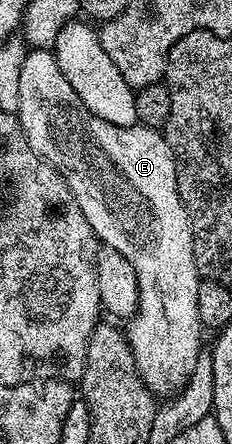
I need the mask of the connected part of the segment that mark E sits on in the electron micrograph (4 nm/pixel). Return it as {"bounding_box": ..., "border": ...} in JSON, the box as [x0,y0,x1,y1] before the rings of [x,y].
{"bounding_box":[17,48,201,400],"border":[[[31,48],[27,50],[27,58],[24,60],[23,67],[21,68],[21,96],[19,97],[19,112],[17,117],[27,132],[27,139],[33,148],[33,152],[37,152],[37,156],[41,156],[46,162],[50,162],[51,165],[62,174],[64,180],[67,181],[67,187],[73,192],[73,196],[77,200],[77,204],[81,208],[85,220],[91,225],[92,235],[94,235],[96,239],[99,237],[100,240],[103,241],[102,245],[106,247],[106,249],[113,250],[120,258],[129,260],[129,264],[135,273],[135,283],[139,286],[139,292],[137,295],[137,305],[130,315],[130,317],[132,316],[131,323],[125,326],[125,337],[128,345],[131,346],[131,352],[133,354],[133,360],[135,361],[135,367],[139,373],[139,379],[147,386],[148,393],[159,400],[170,399],[182,391],[184,384],[189,380],[189,376],[193,372],[193,368],[199,359],[199,351],[201,349],[199,330],[201,331],[201,323],[199,321],[199,313],[197,312],[197,288],[201,281],[201,275],[195,266],[195,257],[193,256],[191,222],[187,219],[187,213],[185,212],[183,201],[177,188],[175,155],[171,153],[166,137],[164,137],[158,129],[150,126],[141,126],[138,124],[133,126],[114,126],[105,120],[101,120],[101,116],[93,116],[93,112],[89,112],[89,108],[85,108],[85,104],[81,104],[77,92],[73,92],[73,84],[69,84],[69,80],[65,80],[61,68],[55,62],[54,53],[47,48]]]}

